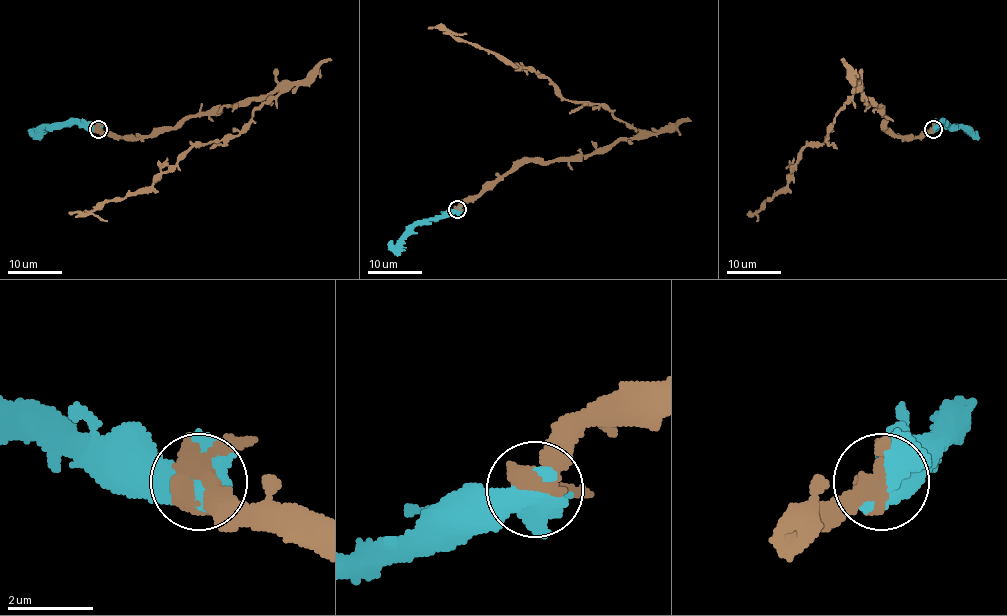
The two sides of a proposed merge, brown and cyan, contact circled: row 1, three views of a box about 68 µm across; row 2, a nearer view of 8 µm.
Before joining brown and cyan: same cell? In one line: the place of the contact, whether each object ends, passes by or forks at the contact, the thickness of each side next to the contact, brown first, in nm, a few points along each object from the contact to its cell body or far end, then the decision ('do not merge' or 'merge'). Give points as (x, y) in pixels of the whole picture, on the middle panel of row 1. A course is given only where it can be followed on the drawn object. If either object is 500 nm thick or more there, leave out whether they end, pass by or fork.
at (457, 209); 480 nm thick on the brown side, 500 nm on the other; brown runs (457, 210), (530, 161), (578, 161), (640, 132), (597, 104), (565, 100), (527, 67), (428, 28); cyan runs (457, 210), (447, 210), (442, 215), (420, 221), (404, 238), (397, 256); merge

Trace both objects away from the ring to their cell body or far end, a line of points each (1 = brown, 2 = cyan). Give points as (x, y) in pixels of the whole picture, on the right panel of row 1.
1: (933, 128), (892, 135), (884, 111), (859, 90), (823, 143), (808, 143), (785, 187), (751, 214)
2: (933, 128), (944, 123), (962, 127), (979, 138)

